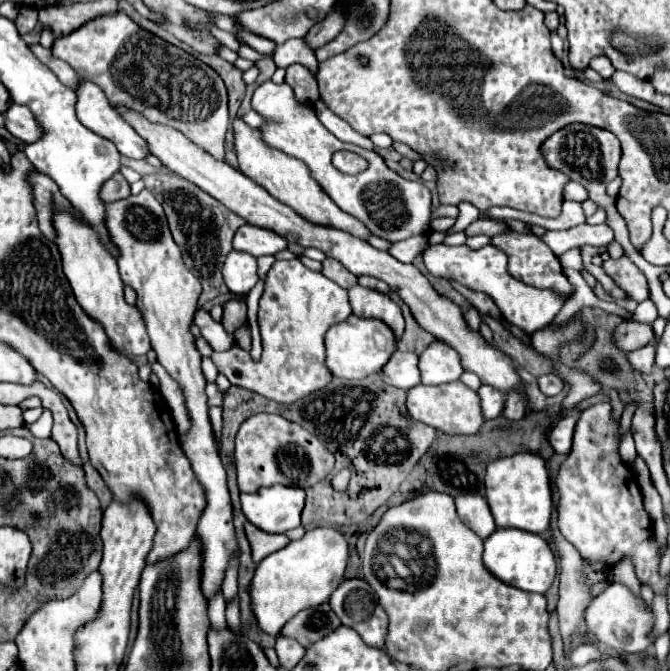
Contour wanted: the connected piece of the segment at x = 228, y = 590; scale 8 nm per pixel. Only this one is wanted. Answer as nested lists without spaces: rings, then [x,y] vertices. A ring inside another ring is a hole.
[[[239,552],[235,556],[235,560],[231,560],[231,564],[227,568],[227,574],[225,574],[225,580],[223,580],[225,604],[229,604],[229,600],[233,600],[235,594],[237,594],[237,568],[239,568]]]

